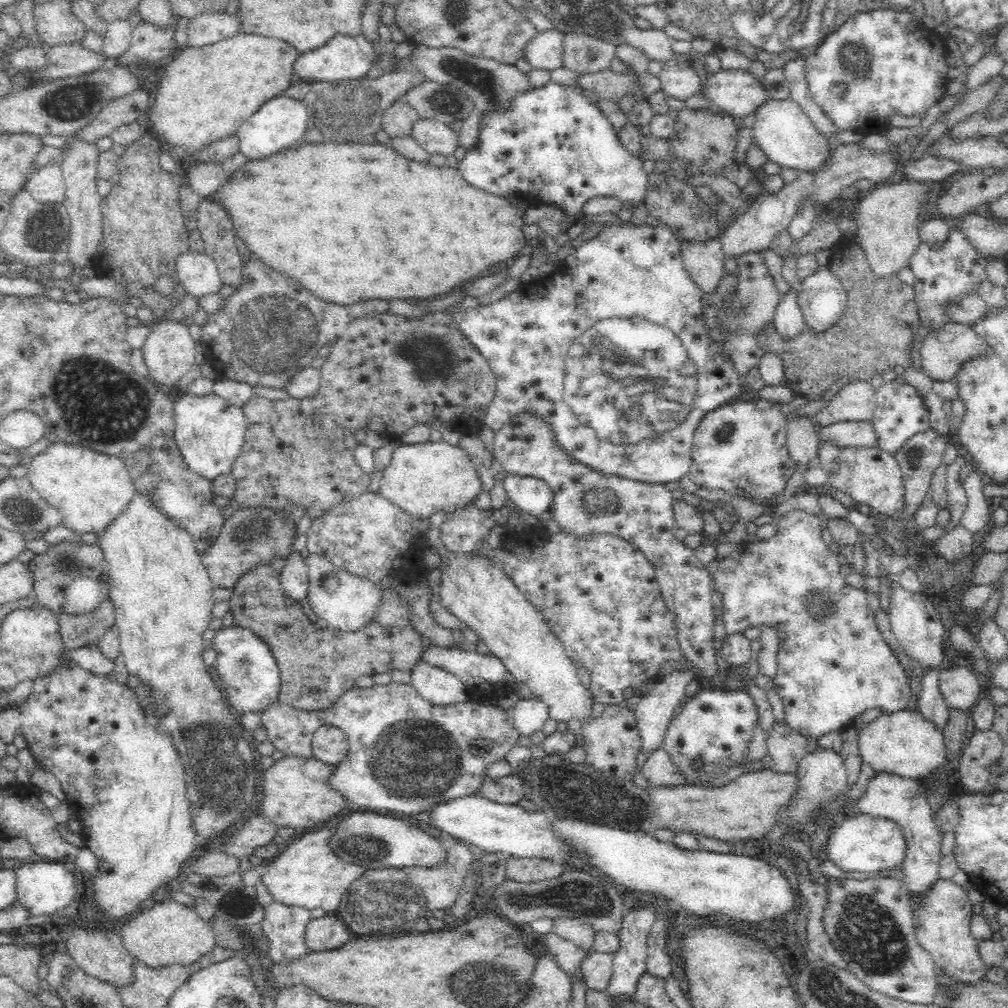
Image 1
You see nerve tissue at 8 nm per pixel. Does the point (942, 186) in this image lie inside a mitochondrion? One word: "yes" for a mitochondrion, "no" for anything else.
no

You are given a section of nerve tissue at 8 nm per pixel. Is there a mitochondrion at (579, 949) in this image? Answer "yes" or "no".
no

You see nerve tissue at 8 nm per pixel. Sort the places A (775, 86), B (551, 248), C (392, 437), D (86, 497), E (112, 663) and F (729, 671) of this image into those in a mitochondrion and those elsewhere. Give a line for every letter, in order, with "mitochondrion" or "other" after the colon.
A: other
B: other
C: other
D: other
E: other
F: other

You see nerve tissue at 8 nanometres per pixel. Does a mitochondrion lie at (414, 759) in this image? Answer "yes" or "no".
yes

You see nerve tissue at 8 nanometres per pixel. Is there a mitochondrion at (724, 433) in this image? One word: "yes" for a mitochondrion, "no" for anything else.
yes

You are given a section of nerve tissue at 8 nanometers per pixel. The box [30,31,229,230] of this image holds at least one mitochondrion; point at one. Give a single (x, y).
(72, 102)

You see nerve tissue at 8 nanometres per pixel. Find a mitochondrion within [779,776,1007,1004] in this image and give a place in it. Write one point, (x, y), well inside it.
(867, 932)

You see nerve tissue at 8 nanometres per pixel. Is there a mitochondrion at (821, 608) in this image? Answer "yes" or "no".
yes

